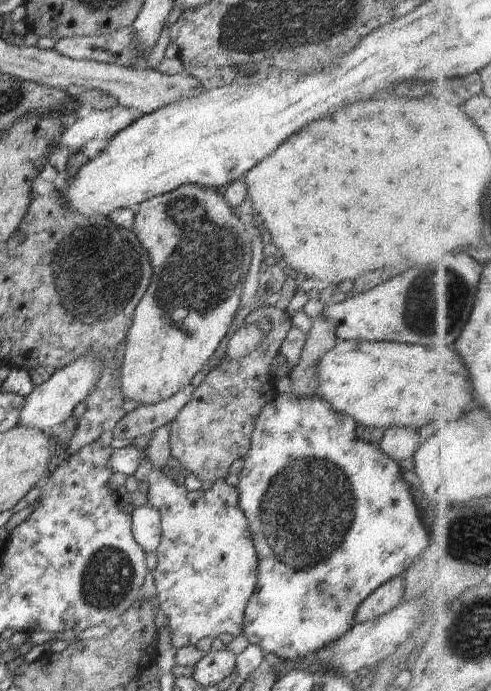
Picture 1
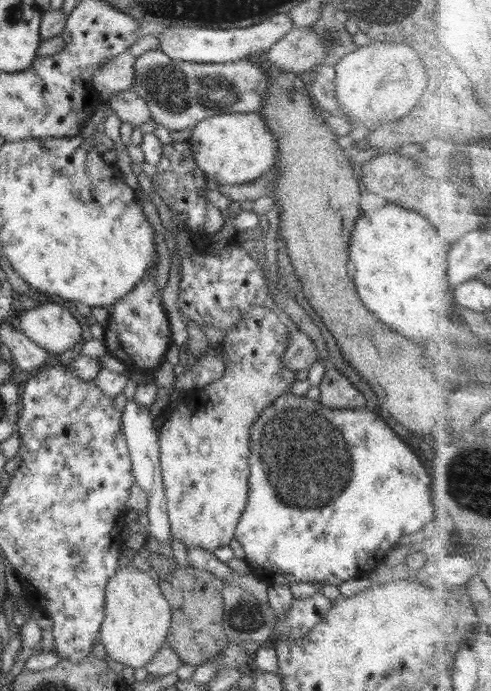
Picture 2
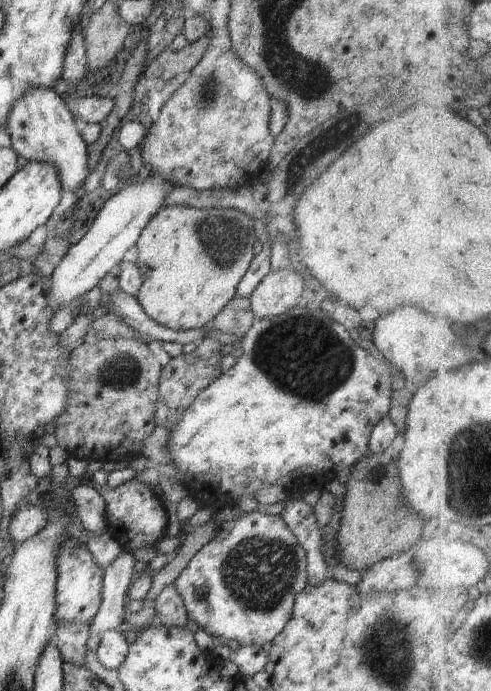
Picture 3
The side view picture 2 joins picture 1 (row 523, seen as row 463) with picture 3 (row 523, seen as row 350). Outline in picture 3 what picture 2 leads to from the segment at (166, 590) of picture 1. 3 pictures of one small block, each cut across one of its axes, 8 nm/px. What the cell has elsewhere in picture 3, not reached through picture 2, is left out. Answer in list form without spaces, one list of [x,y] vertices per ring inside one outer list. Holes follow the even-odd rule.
[[[252,511],[237,520],[226,521],[216,536],[190,559],[173,582],[182,597],[187,617],[213,637],[236,640],[240,645],[263,647],[284,630],[290,620],[297,594],[306,588],[307,556],[296,535],[286,526],[280,514],[263,515]]]

